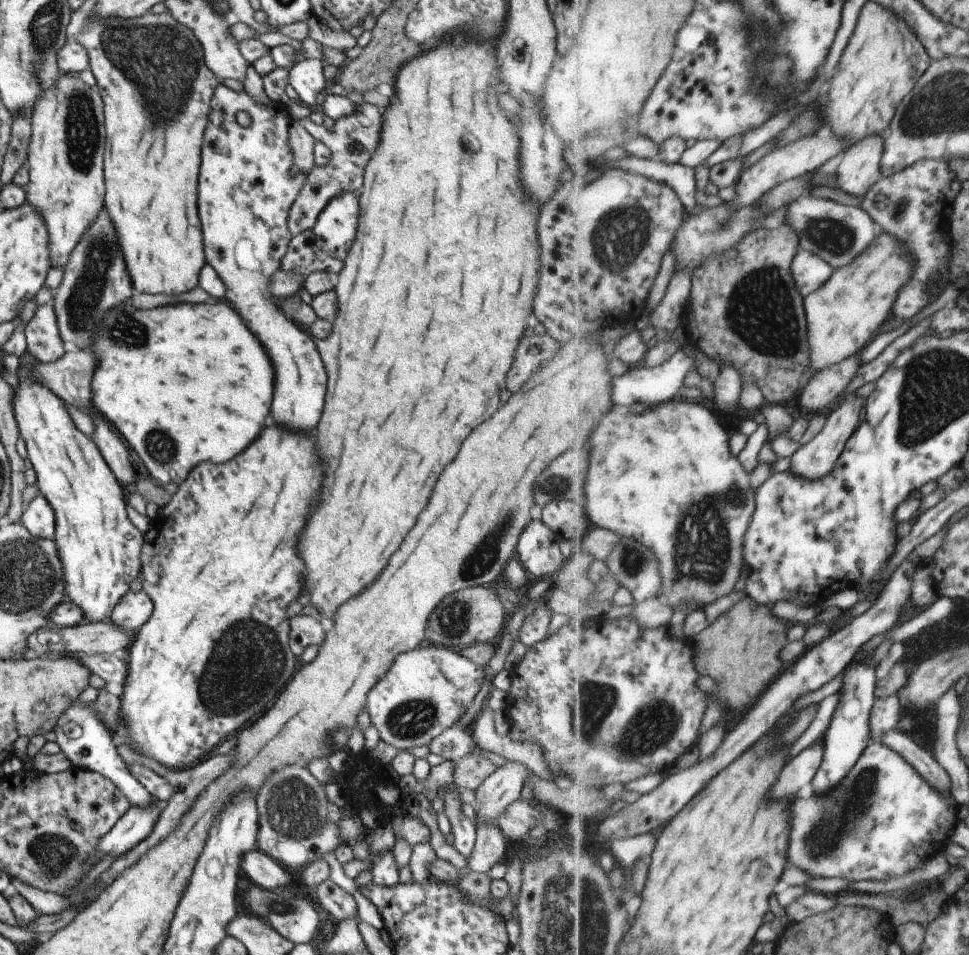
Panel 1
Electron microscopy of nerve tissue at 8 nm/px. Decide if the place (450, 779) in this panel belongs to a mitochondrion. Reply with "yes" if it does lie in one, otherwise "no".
no

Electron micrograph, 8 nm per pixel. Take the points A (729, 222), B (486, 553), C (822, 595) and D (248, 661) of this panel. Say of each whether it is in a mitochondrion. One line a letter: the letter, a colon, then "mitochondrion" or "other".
A: mitochondrion
B: mitochondrion
C: other
D: mitochondrion

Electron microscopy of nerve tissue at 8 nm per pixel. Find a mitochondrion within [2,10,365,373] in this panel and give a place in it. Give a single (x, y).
(159, 61)

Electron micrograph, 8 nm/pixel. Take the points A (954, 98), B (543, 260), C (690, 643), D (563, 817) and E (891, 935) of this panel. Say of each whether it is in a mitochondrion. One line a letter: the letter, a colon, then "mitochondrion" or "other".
A: mitochondrion
B: other
C: other
D: other
E: other

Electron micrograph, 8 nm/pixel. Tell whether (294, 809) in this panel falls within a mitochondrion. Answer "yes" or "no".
yes

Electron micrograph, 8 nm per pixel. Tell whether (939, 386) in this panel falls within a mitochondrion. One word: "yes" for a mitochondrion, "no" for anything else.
yes

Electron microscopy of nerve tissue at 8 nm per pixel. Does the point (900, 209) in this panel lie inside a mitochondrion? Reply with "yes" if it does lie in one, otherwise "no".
yes

